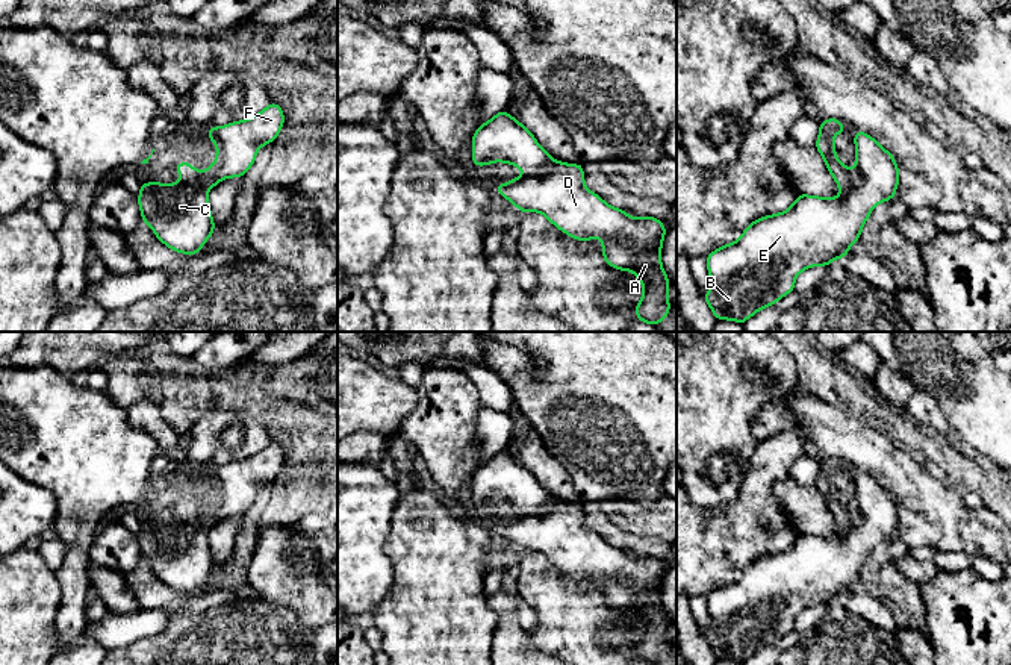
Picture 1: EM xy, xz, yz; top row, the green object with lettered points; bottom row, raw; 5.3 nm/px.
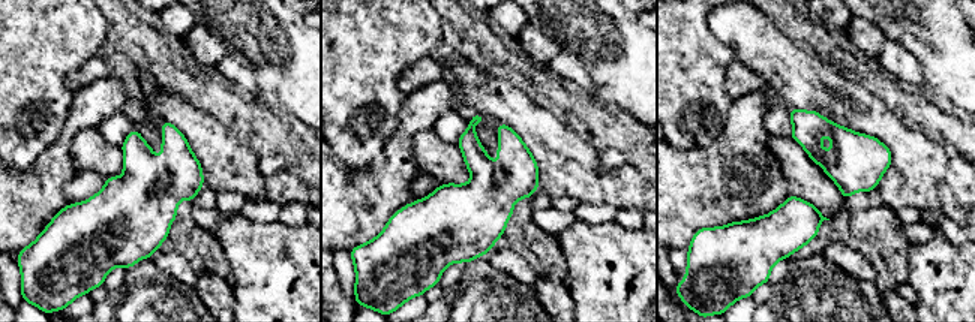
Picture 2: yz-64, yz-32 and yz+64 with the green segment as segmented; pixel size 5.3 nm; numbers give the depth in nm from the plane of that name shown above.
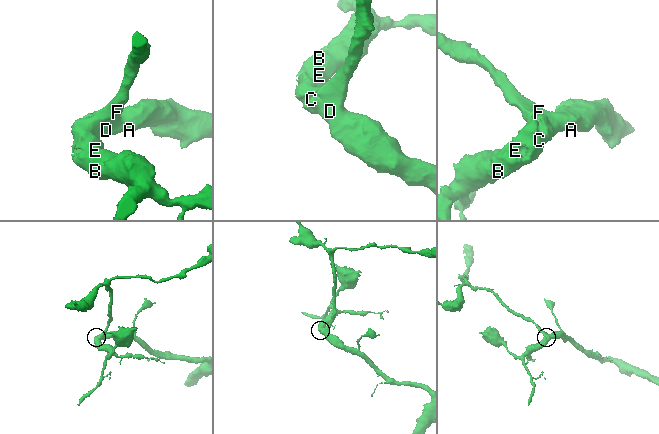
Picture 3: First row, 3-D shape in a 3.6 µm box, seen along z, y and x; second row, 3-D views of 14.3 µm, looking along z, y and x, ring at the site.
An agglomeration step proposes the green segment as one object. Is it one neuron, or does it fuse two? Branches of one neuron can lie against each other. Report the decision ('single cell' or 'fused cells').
single cell

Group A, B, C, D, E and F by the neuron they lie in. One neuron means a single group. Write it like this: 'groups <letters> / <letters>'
groups A B C D E F

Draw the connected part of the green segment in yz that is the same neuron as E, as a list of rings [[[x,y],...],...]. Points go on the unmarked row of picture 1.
[[[828,457],[819,468],[816,488],[838,524],[840,535],[825,538],[799,533],[787,550],[752,560],[737,580],[711,591],[707,595],[711,626],[704,638],[716,659],[743,663],[760,648],[773,645],[781,636],[795,630],[795,618],[804,609],[816,604],[828,606],[834,598],[846,595],[851,585],[860,580],[872,548],[896,535],[897,503],[875,477],[861,470],[855,471],[855,509],[851,510],[838,500],[834,488],[834,476],[846,471],[841,461]]]

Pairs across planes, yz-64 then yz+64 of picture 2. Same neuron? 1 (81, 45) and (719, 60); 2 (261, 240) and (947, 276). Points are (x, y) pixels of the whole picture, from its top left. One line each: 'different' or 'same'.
1: same
2: same

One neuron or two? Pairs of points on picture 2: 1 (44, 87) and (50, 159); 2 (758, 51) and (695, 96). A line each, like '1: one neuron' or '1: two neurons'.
1: two neurons
2: two neurons

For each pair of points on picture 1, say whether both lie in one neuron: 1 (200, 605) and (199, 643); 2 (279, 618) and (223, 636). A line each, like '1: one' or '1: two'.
1: two
2: one

